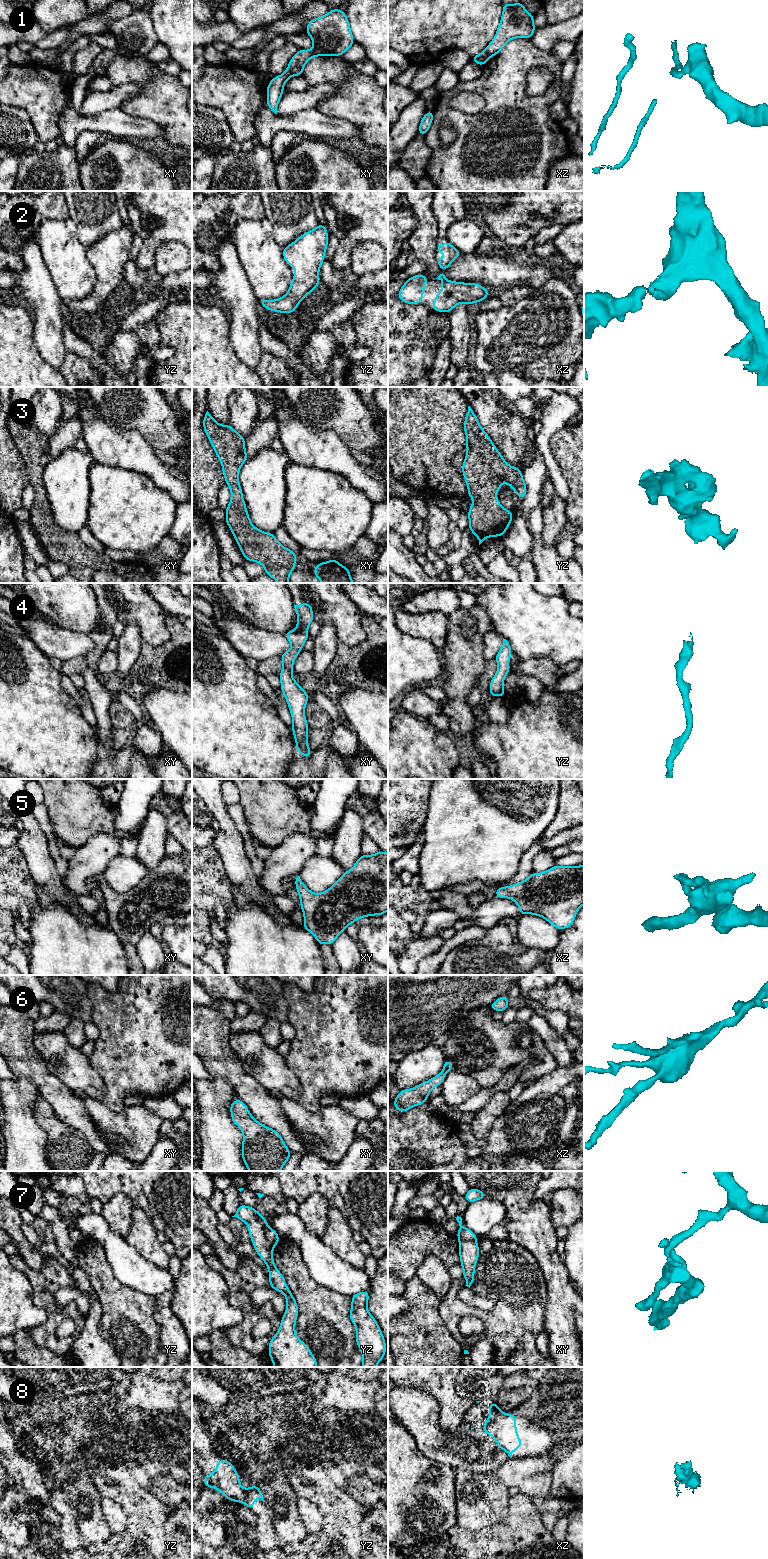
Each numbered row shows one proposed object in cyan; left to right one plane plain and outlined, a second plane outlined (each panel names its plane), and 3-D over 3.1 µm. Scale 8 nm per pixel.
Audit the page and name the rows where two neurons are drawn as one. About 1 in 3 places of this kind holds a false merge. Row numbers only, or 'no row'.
1, 7, 8

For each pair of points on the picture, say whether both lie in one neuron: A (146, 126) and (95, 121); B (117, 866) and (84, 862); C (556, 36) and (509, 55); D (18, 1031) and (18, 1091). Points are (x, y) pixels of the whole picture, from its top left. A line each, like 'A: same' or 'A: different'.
A: same
B: different
C: different
D: different

